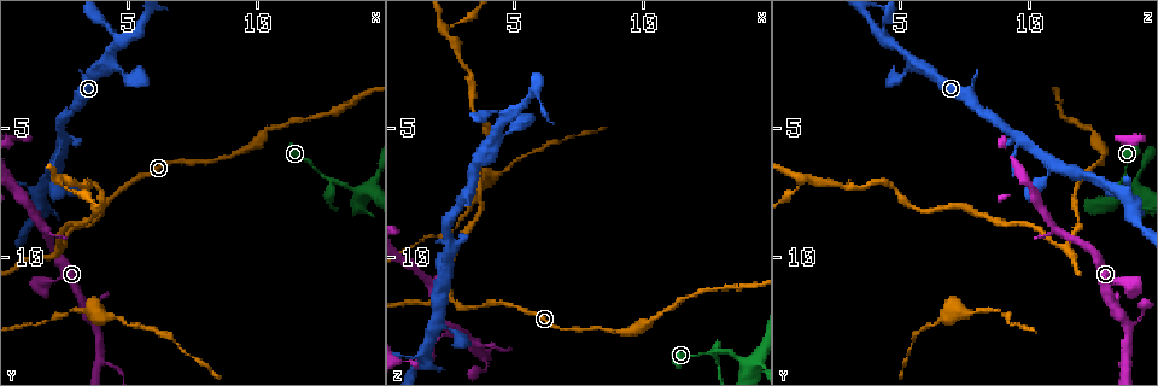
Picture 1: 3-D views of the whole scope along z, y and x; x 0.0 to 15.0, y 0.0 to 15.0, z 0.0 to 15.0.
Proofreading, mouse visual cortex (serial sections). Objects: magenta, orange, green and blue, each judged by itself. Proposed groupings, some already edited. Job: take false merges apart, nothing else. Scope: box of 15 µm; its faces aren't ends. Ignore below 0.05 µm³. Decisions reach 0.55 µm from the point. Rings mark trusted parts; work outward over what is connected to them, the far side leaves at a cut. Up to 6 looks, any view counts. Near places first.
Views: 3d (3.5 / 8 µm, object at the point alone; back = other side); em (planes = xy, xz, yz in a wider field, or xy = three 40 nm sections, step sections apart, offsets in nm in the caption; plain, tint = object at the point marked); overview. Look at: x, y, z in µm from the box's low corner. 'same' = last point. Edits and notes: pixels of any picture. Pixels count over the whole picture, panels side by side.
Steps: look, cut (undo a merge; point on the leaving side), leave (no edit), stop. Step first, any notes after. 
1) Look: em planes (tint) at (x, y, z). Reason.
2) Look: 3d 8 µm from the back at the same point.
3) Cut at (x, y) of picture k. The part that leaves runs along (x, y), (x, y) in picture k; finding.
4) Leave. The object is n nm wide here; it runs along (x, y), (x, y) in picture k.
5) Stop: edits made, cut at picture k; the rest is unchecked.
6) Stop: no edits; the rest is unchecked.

Look: 3d 3.5 µm at (12.8, 7.0, 13.7). Thick turns thin.

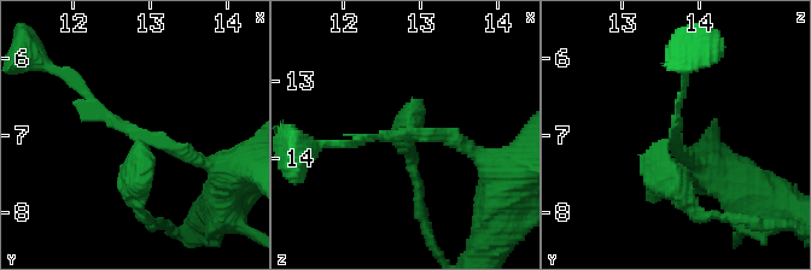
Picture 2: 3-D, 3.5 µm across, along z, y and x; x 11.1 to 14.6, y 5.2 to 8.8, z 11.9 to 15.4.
Look: em xy step 3 (tint) at (12.85, 6.95, 13.70). Shape alone is not enough.

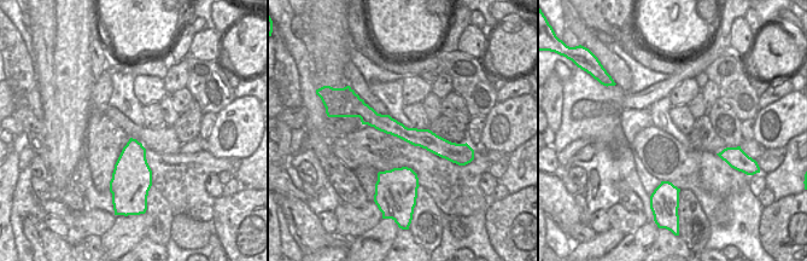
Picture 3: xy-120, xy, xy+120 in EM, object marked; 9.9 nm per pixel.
Leave. The object is 190 nm wide here; it runs along (79, 81), (120, 125), (204, 163) in picture 2; continuous, no second cell.

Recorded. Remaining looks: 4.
Look: 3d 8 µm at (2.4, 9.7, 11.4).

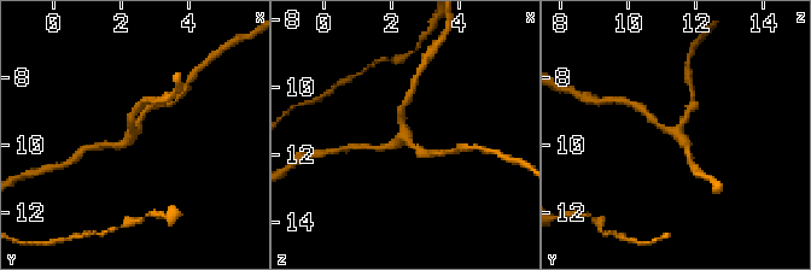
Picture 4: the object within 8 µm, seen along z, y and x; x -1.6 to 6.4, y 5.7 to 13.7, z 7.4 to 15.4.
Look: 3d 3.5 µm at (2.4, 9.7, 11.5).

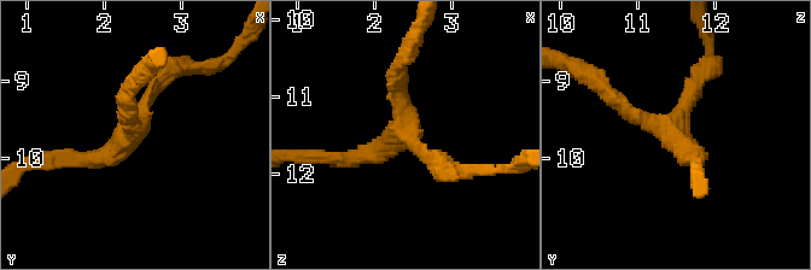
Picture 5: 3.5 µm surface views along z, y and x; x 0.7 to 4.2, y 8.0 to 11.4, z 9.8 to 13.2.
Look: em xy step 2 (tint) at (2.35, 9.65, 11.45). 3 arms meet here; the arms are 200, 200, 250 nm wide.

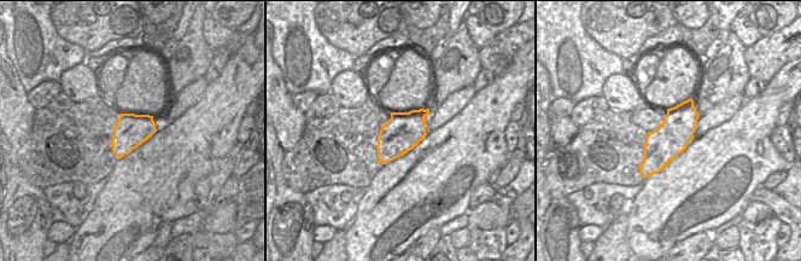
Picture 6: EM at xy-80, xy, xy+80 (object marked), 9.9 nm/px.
Leave. The object is 380 nm wide here; it runs along (444, 169), (403, 131), (400, 66) in picture 5; continuous, no second cell.

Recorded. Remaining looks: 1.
Stop: no edits; the rest is unchecked.

